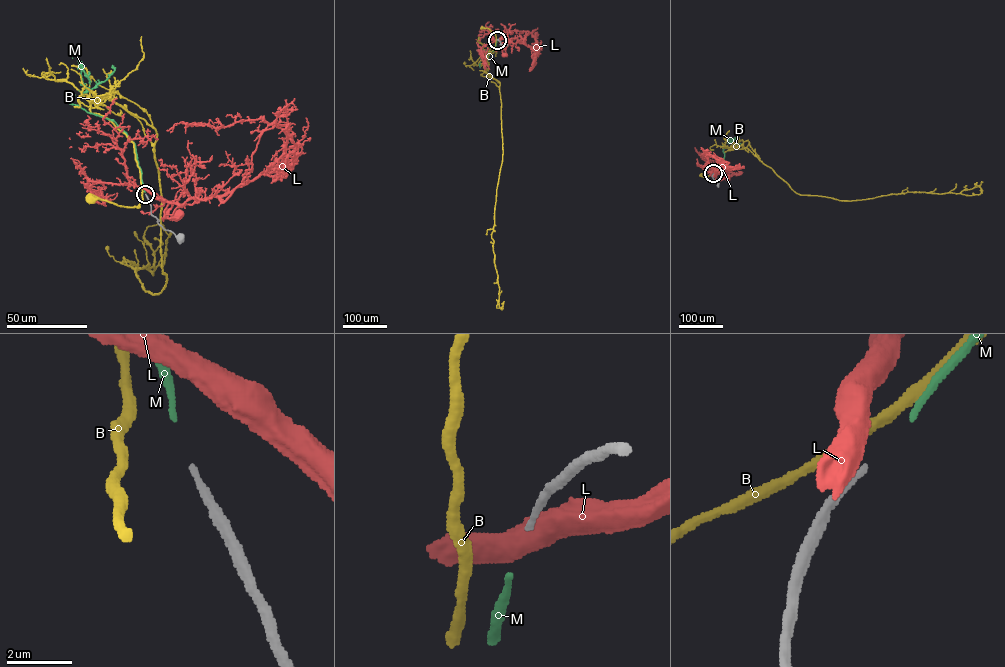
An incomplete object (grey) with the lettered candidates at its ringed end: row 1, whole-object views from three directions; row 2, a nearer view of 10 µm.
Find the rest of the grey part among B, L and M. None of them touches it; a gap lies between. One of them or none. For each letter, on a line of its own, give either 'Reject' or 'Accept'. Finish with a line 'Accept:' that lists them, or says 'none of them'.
B: Reject
L: Reject
M: Accept
Accept: M

